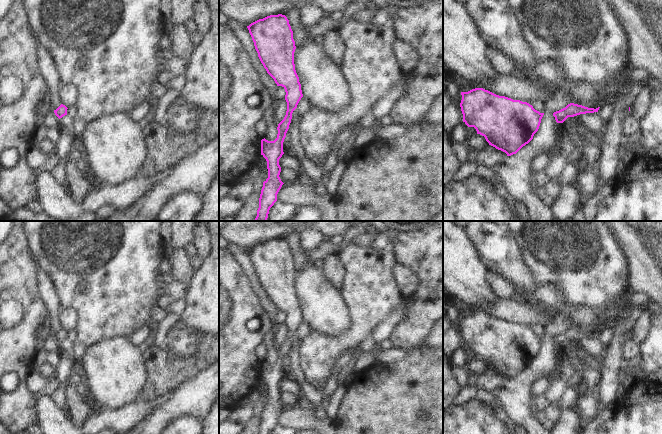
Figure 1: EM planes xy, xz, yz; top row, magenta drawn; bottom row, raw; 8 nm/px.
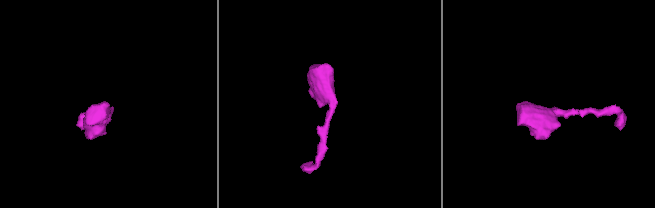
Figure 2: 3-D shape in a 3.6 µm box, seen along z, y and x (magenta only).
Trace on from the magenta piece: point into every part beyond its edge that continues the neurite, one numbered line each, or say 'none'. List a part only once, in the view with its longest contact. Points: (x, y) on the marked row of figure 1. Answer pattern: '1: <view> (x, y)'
none

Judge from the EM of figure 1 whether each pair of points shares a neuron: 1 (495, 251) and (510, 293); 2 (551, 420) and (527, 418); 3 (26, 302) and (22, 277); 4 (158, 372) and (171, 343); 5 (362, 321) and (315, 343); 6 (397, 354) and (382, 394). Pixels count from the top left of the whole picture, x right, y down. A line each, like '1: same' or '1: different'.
1: different
2: different
3: same
4: different
5: same
6: different

